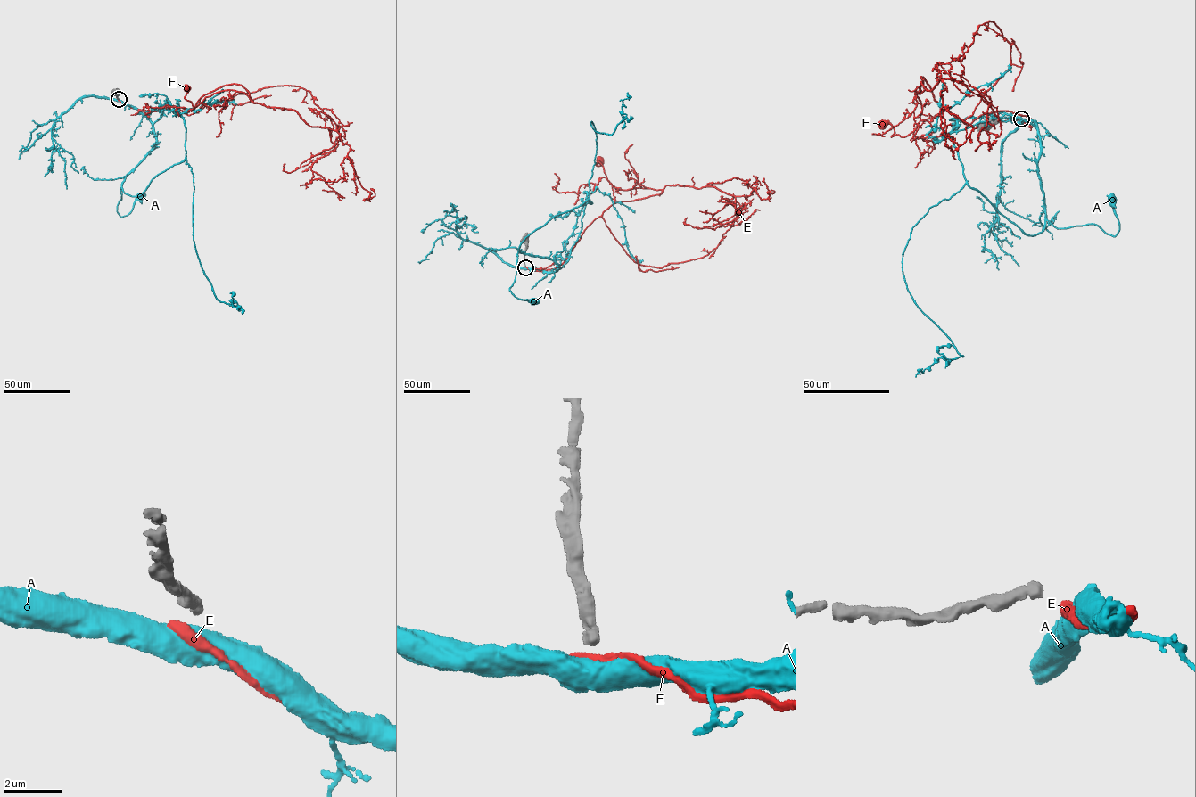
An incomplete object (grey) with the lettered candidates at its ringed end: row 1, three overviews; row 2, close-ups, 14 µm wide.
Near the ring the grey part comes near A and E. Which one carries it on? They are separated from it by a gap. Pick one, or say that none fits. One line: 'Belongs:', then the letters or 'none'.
Belongs: none

